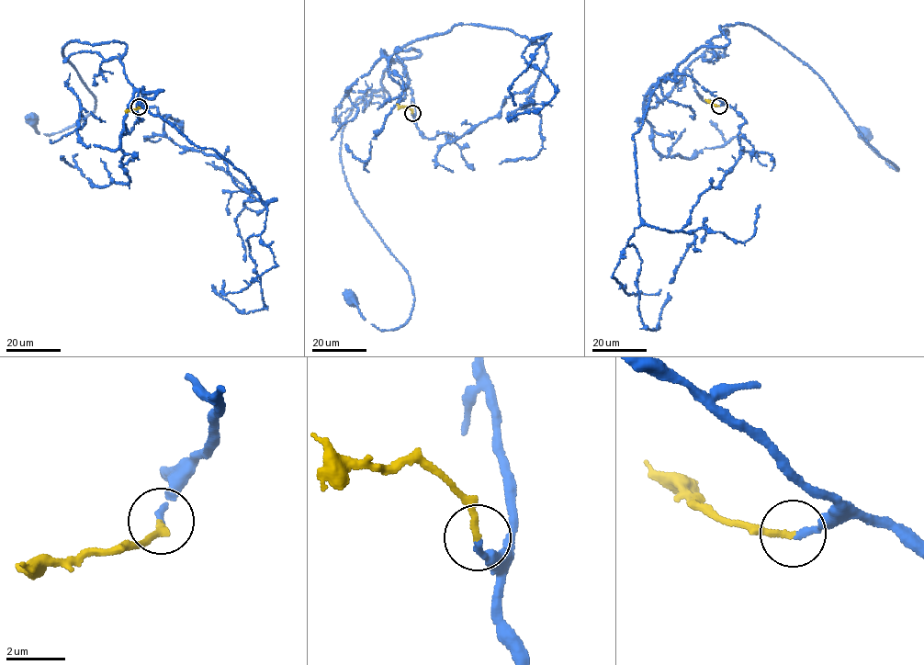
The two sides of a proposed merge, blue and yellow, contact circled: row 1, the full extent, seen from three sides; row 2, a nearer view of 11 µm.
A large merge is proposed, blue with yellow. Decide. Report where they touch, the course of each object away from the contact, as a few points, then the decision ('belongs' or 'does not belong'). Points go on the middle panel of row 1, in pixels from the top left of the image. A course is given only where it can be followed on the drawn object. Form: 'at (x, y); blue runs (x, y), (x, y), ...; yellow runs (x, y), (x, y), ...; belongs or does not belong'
at (412, 113); blue runs (412, 113), (458, 139), (546, 46), (397, 48), (340, 153), (414, 301), (381, 330), (350, 298); yellow runs (412, 113), (408, 107), (397, 104); belongs

